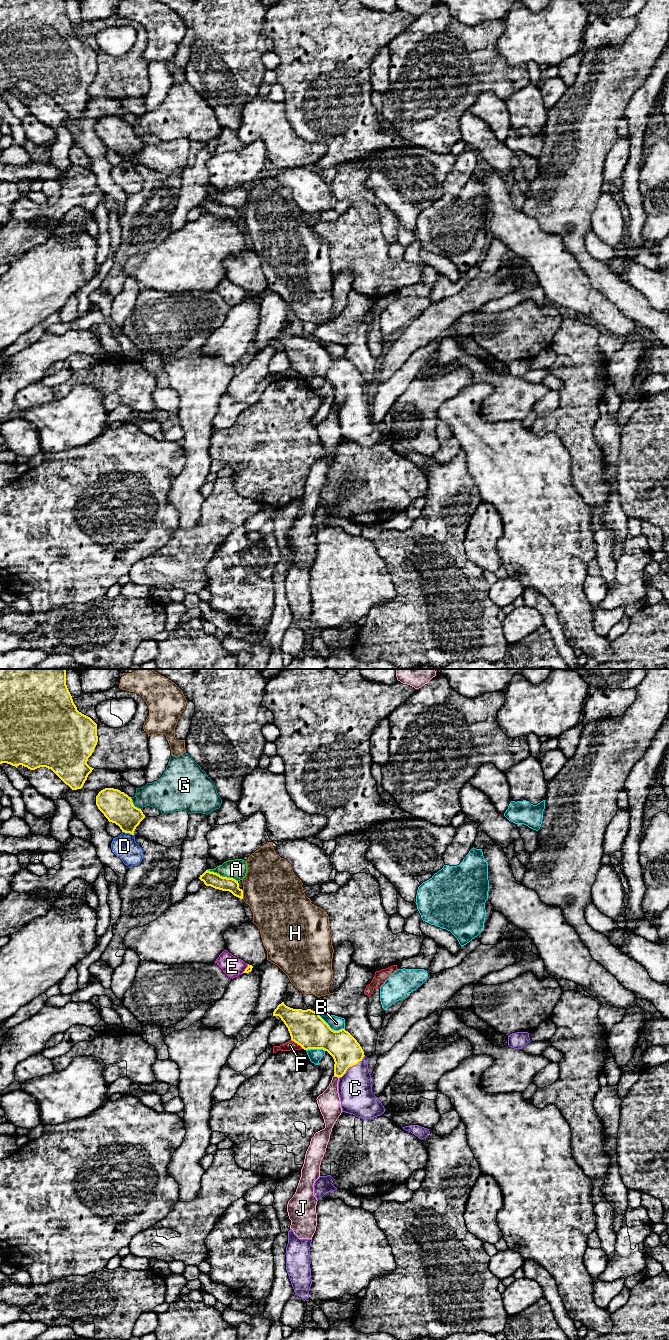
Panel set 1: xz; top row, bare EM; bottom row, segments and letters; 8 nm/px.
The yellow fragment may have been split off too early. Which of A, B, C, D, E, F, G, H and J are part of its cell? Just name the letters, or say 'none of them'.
C

